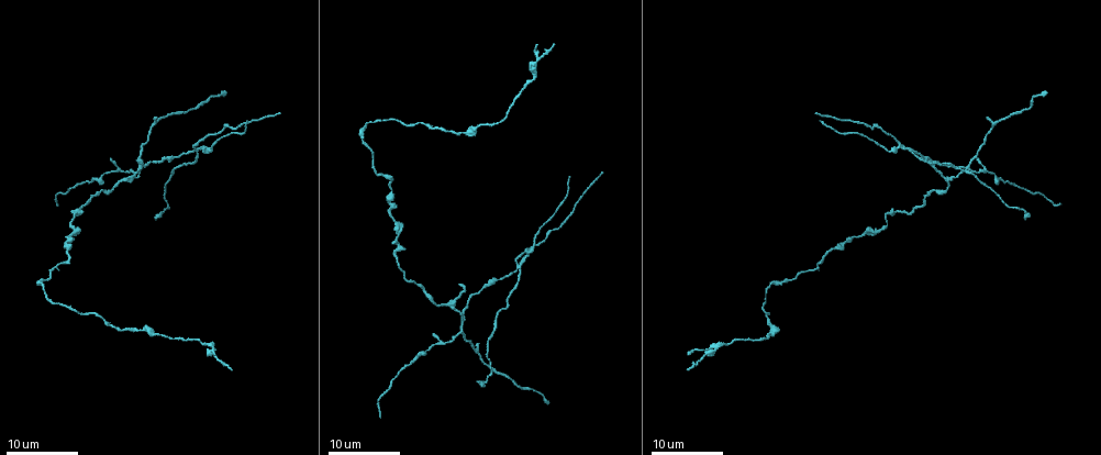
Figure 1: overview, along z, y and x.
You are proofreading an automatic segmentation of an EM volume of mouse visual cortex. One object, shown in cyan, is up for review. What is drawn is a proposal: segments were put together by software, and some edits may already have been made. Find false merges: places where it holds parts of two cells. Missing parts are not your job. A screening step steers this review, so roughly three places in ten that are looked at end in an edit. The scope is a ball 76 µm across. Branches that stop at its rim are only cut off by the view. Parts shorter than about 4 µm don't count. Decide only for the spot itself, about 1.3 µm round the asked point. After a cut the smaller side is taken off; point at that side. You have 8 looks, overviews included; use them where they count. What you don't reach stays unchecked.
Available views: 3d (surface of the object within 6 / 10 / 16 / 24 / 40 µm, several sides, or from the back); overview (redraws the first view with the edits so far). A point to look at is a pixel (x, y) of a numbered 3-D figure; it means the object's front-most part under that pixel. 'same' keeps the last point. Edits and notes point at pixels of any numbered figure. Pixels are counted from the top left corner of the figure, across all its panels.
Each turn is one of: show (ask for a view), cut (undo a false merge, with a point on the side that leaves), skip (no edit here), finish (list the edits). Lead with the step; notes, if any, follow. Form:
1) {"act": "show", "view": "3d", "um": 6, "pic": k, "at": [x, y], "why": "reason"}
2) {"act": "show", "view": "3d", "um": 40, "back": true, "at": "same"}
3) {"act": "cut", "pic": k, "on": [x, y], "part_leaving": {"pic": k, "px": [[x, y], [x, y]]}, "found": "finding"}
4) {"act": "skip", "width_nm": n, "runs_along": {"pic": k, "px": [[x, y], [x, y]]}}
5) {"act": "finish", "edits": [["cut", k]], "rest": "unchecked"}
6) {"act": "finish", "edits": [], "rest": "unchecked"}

{"act": "show", "view": "3d", "um": 16, "pic": 1, "at": [396, 254], "why": "calibre changes"}

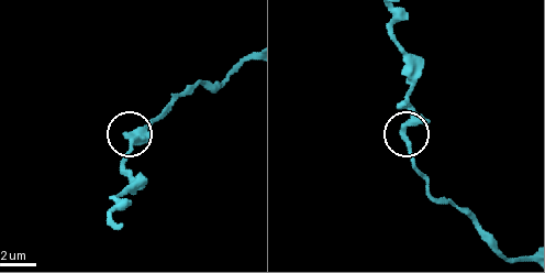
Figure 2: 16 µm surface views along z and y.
{"act": "show", "view": "3d", "um": 10, "pic": 2, "at": [405, 139]}

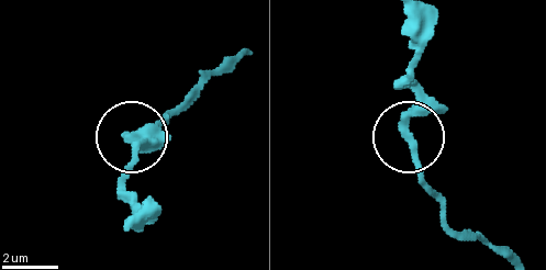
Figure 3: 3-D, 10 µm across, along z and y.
{"act": "skip", "runs_along": {"pic": 3, "px": [[403, 18], [430, 193]]}, "found": "one cell here"}

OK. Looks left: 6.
{"act": "show", "view": "3d", "um": 16, "pic": 1, "at": [152, 331]}

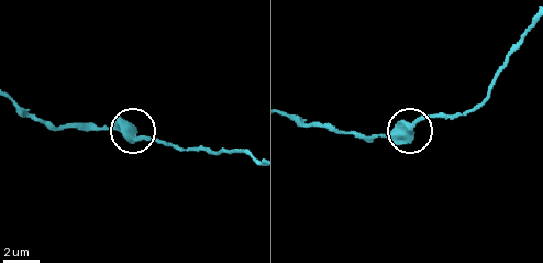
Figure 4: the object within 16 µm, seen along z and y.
{"act": "show", "view": "3d", "um": 6, "pic": 4, "at": [134, 136], "why": "closer look"}

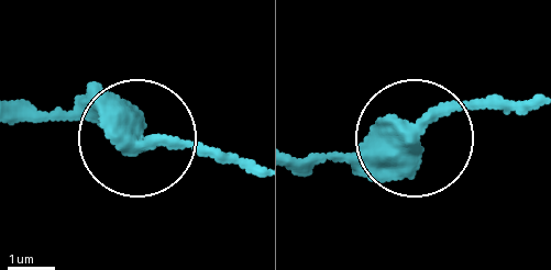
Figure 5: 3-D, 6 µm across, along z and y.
{"act": "skip", "runs_along": {"pic": 5, "px": [[20, 116], [102, 116], [185, 152], [256, 164]]}, "found": "continuous, no second cell"}

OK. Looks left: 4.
{"act": "show", "view": "3d", "um": 16, "pic": 1, "at": [533, 80], "why": "sudden change in width"}

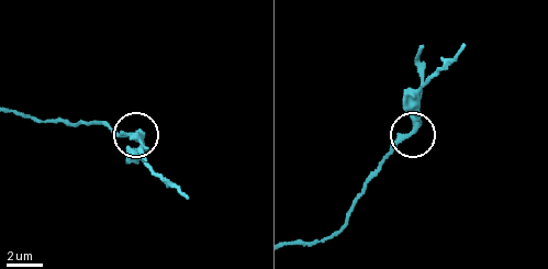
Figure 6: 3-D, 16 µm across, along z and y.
{"act": "show", "view": "3d", "um": 6, "pic": 6, "at": [416, 131]}

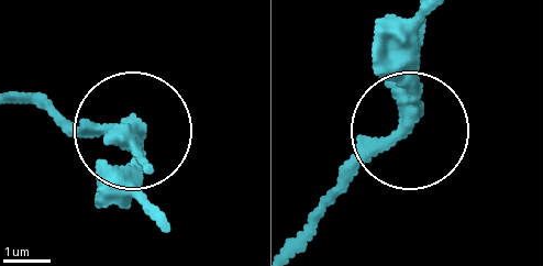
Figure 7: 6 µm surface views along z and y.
{"act": "cut", "pic": 7, "on": [145, 159], "found": "two cells meet here"}

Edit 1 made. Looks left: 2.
{"act": "finish", "edits": [["cut", 7]], "rest": "unchecked"}

